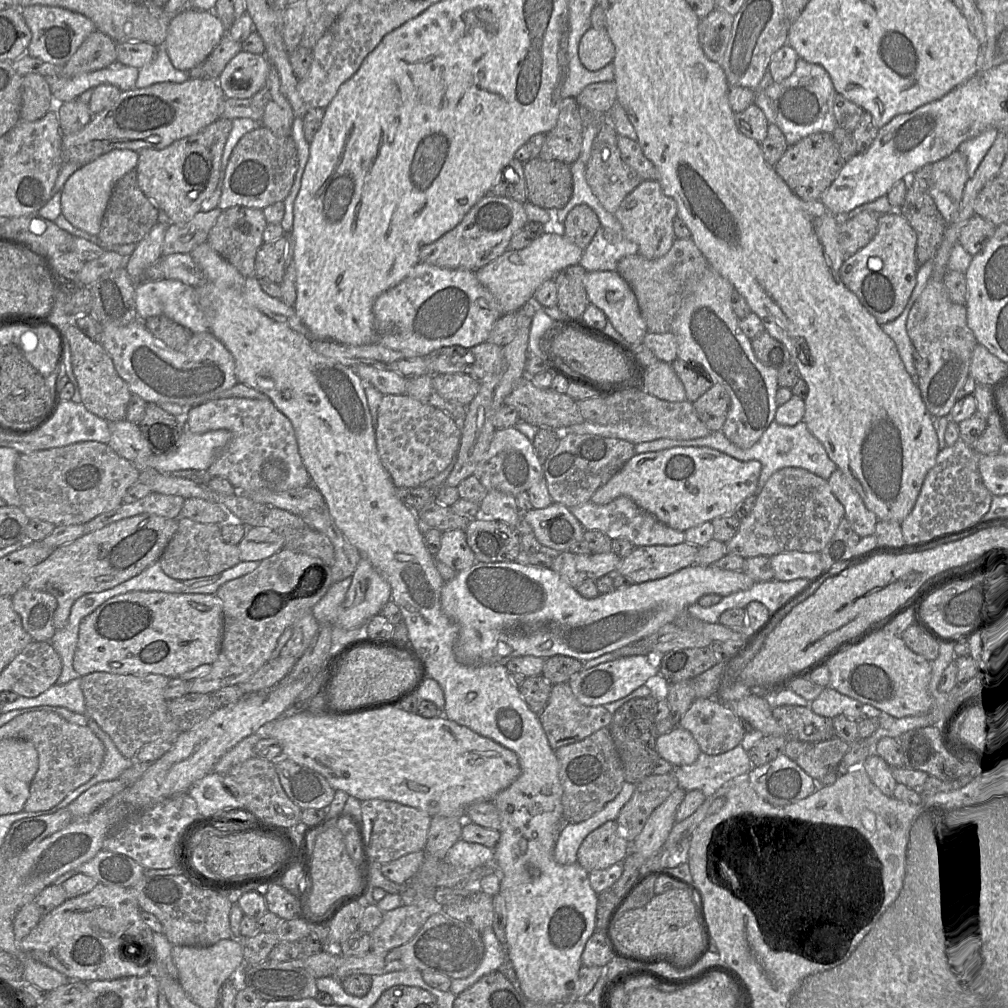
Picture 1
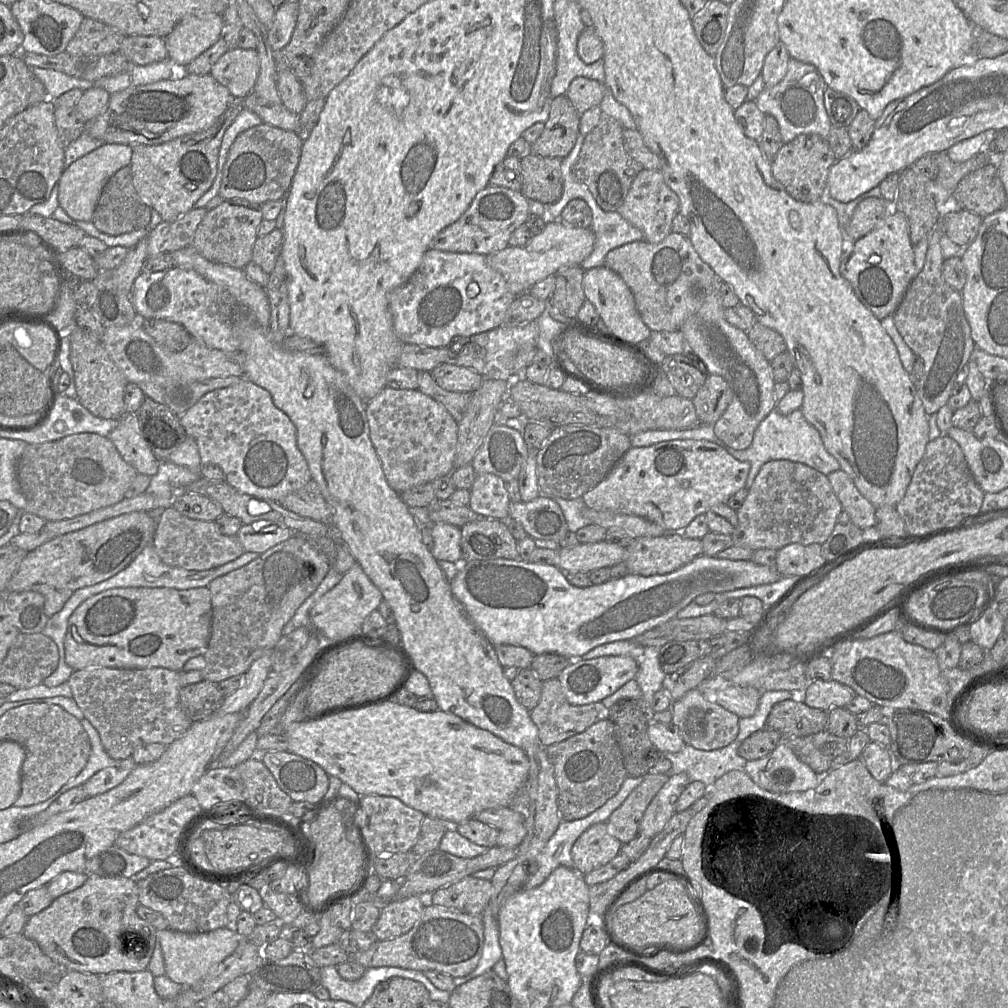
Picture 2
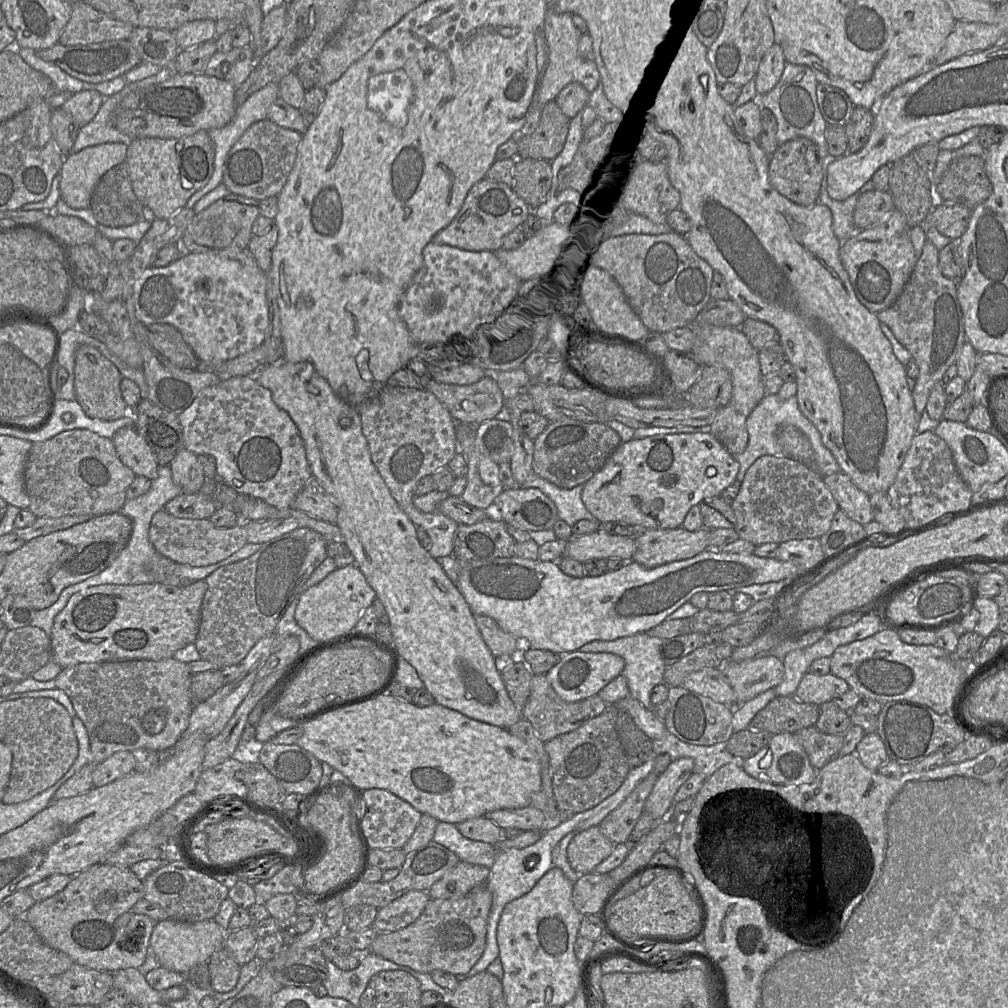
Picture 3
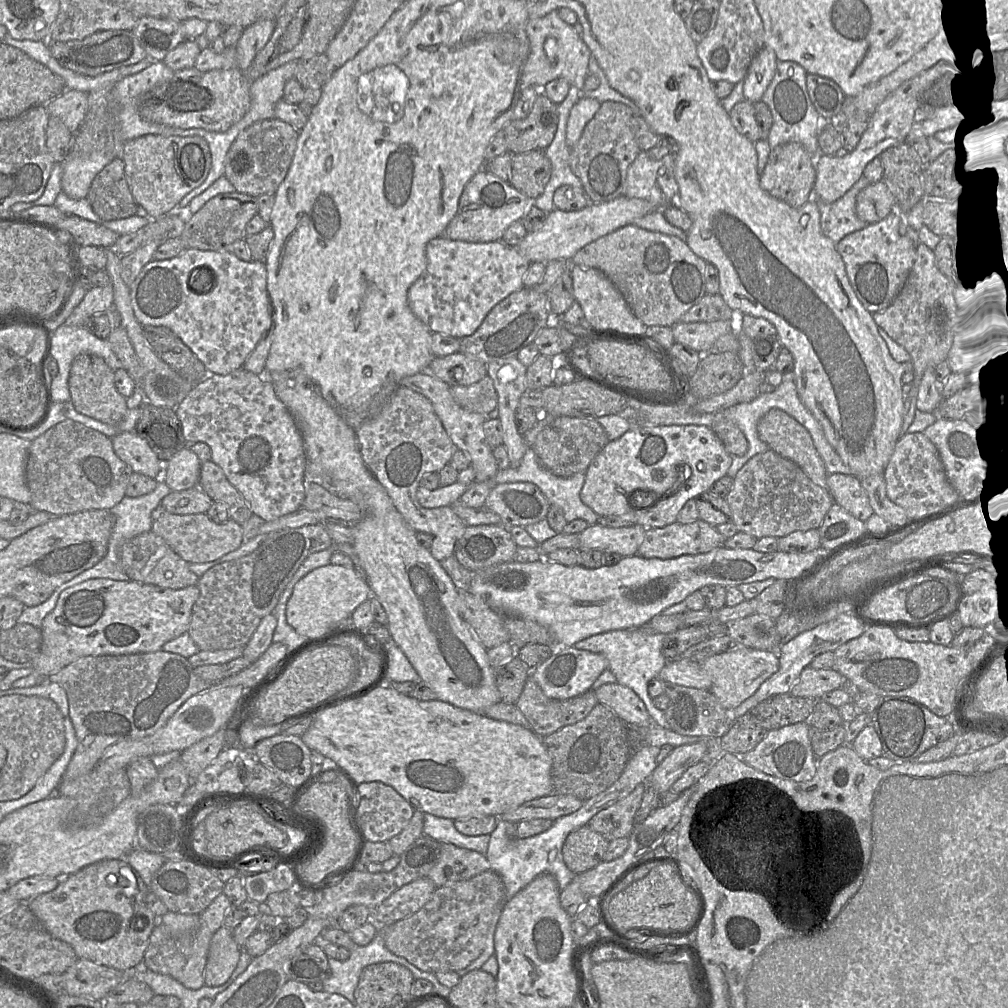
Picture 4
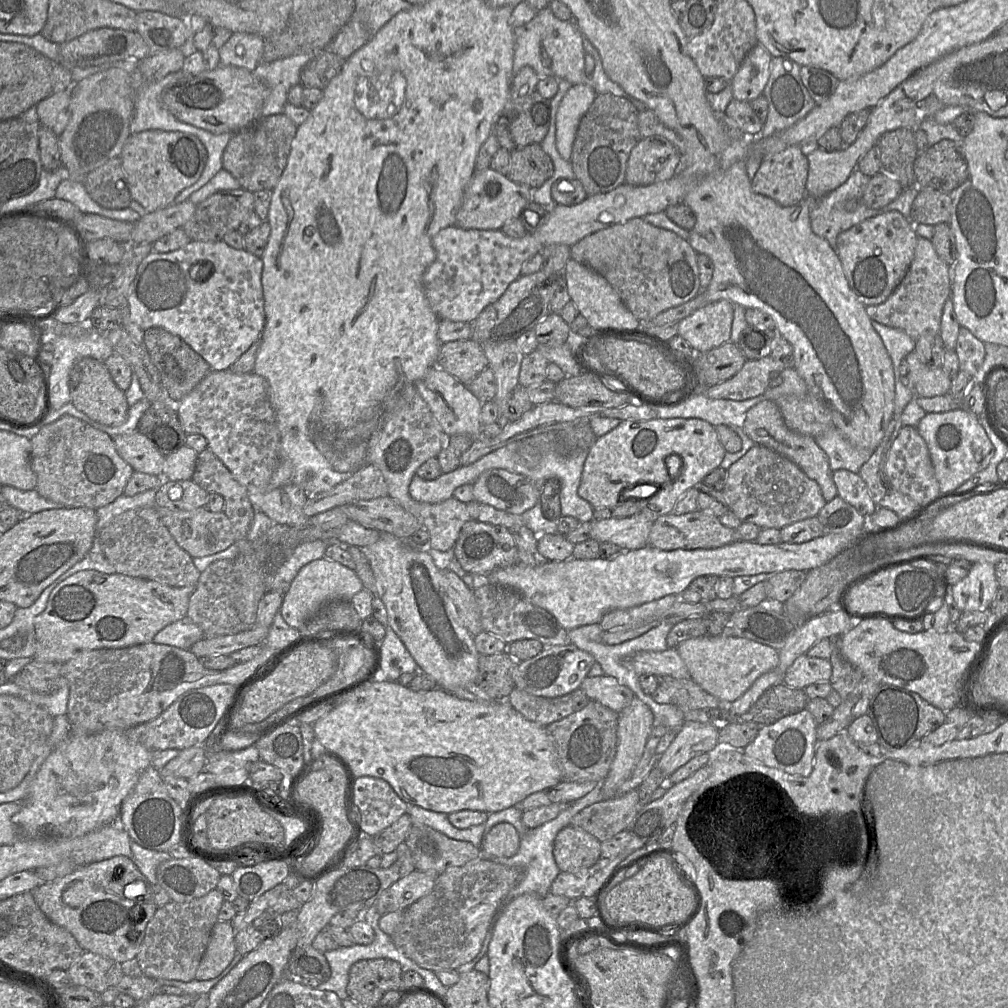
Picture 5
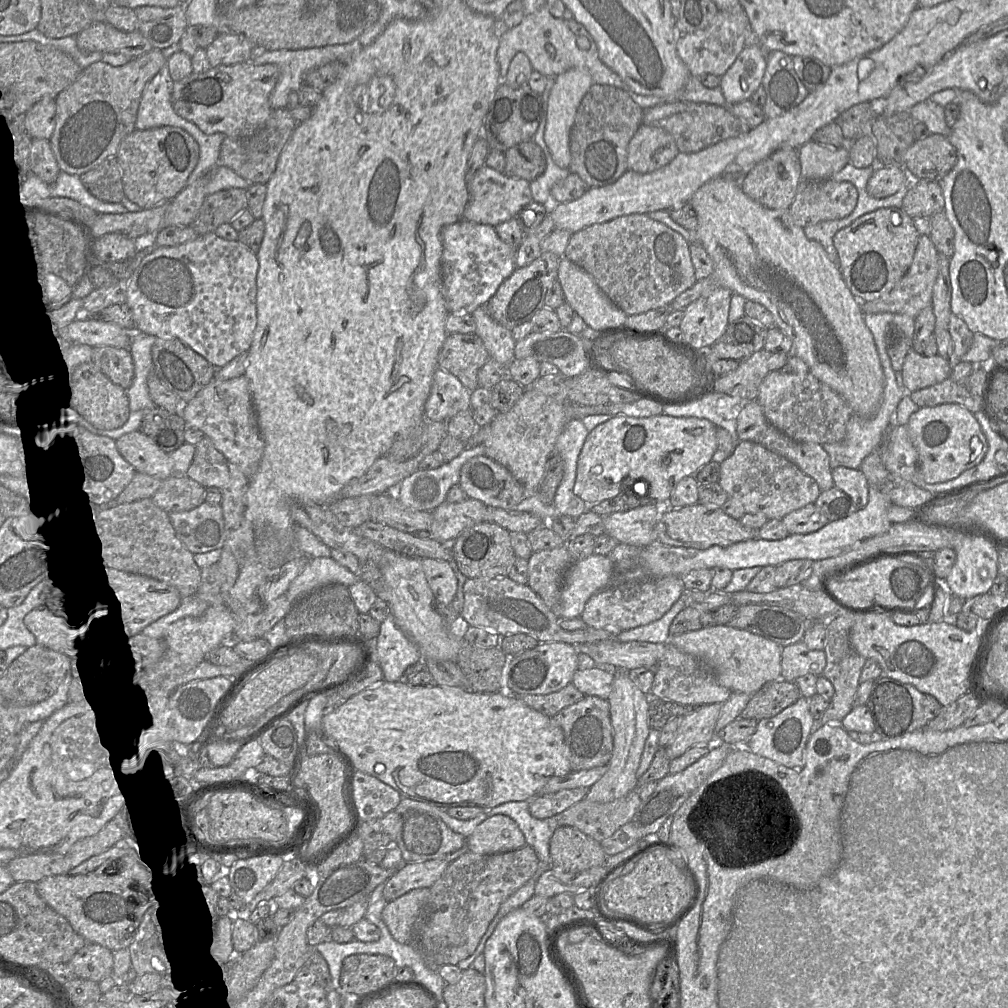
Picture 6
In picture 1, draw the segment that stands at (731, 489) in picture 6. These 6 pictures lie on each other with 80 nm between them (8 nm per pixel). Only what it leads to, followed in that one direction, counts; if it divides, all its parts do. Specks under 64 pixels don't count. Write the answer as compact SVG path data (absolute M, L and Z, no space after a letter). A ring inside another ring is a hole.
M782 468L757 493L752 511L740 520L737 534L726 543L727 554L748 559L790 551L820 553L844 517L844 506L832 493L827 480L802 468Z

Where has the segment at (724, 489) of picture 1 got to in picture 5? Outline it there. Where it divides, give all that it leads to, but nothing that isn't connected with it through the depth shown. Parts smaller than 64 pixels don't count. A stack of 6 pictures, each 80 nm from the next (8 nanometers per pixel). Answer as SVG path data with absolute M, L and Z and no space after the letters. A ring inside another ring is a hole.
M655 418L648 421L621 421L616 428L598 437L589 449L577 493L593 509L604 509L615 507L624 491L633 494L648 488L652 491L651 495L655 493L655 497L640 500L644 505L640 513L654 521L659 516L672 513L676 503L688 489L700 484L706 475L720 467L725 454L726 450L721 445L715 428L700 419Z

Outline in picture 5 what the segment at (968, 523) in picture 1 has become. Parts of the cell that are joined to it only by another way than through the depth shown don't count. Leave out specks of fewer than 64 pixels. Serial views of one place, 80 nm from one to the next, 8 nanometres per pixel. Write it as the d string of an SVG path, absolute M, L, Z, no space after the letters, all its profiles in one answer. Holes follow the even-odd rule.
M902 426L900 429L889 450L886 474L897 491L920 505L916 511L928 509L942 495L927 444L915 427Z

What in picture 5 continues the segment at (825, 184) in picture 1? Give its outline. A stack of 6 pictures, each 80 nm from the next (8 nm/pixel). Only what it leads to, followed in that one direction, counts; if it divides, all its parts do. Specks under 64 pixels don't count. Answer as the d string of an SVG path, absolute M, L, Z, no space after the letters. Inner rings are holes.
M799 146L766 155L751 179L752 190L784 207L798 205L806 196L808 167Z

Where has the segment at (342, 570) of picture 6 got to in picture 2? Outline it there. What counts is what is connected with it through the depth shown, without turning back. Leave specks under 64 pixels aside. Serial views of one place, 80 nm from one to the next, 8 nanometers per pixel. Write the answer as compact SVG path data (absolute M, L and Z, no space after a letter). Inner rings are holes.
M356 562L342 575L340 582L325 593L310 610L312 628L331 640L338 640L360 631L365 618L383 601L379 588L366 575Z

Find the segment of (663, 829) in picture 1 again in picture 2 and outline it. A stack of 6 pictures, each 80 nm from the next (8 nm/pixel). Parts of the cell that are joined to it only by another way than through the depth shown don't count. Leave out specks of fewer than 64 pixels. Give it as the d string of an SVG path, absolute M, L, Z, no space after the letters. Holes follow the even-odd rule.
M685 773L673 774L647 807L639 834L649 839L659 834L676 813L676 803L691 781Z

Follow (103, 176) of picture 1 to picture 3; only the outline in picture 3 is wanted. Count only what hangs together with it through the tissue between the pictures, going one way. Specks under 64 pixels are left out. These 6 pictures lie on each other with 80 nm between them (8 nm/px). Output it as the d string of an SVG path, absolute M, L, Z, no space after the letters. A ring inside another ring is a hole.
M105 143L65 155L59 172L61 199L71 208L88 208L91 196L99 180L109 169L125 162L127 149L128 145L125 143Z

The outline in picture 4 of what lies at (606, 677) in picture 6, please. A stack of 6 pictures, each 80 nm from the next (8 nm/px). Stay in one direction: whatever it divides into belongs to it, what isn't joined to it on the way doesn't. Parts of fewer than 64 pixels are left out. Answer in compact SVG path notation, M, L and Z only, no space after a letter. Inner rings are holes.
M618 682L594 686L599 703L613 710L628 727L649 728L653 720L640 697Z

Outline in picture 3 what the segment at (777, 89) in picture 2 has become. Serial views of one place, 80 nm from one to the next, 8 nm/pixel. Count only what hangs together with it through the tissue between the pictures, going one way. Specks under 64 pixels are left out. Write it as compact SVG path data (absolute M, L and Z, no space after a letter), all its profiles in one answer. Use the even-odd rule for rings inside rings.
M786 61L781 78L773 89L758 96L753 79L741 87L741 93L734 102L733 108L739 107L746 102L757 100L760 107L770 110L776 119L776 139L779 145L795 138L809 139L817 146L819 156L827 162L830 159L825 138L828 124L824 120L817 104L817 84L818 80L810 68Z

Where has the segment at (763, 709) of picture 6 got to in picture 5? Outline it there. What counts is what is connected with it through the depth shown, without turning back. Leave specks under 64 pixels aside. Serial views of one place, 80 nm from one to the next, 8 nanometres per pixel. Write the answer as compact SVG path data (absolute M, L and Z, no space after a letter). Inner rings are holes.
M779 683L767 689L741 716L723 715L723 722L755 722L768 725L782 717L796 714L807 707L809 698L804 690Z

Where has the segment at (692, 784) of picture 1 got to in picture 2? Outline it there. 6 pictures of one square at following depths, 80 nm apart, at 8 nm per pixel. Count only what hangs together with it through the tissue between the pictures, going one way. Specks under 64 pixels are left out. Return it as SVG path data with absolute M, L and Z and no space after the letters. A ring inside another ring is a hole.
M741 742L716 750L705 751L684 745L676 753L661 753L672 763L670 775L685 773L690 781L700 781L710 788L721 776L732 770L745 771L747 760L740 756Z

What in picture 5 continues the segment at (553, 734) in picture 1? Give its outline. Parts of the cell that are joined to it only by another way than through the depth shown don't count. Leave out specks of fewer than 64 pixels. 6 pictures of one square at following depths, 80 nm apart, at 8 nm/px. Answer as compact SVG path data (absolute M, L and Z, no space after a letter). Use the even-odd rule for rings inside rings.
M515 688L507 702L526 719L547 727L583 709L590 702L590 698L580 688L554 698L535 696Z

